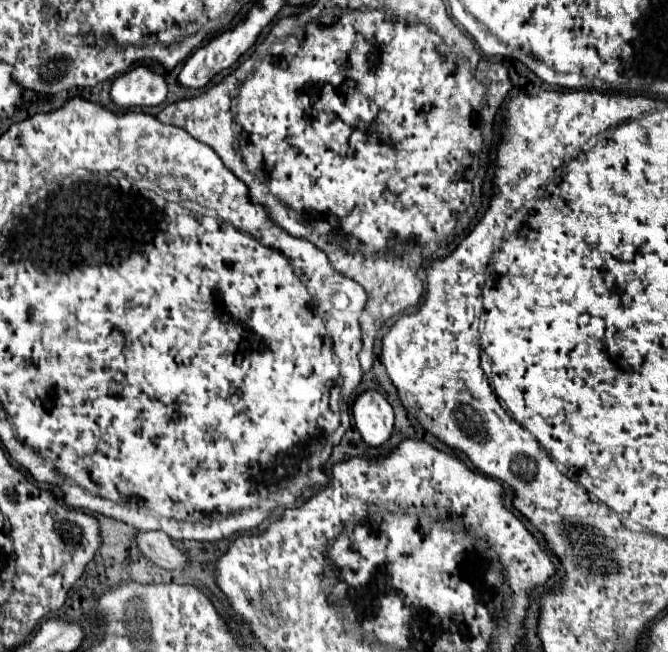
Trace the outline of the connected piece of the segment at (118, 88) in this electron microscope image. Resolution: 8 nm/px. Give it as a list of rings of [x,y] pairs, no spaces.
[[[144,64],[134,66],[120,74],[110,90],[112,100],[120,108],[158,106],[166,100],[166,94],[168,94],[166,78]]]

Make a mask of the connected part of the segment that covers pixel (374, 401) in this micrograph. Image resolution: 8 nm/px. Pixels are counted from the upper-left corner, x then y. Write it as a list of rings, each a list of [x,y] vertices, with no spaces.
[[[368,390],[360,394],[352,406],[352,414],[354,424],[368,446],[380,448],[390,440],[394,430],[394,412],[380,392]]]

